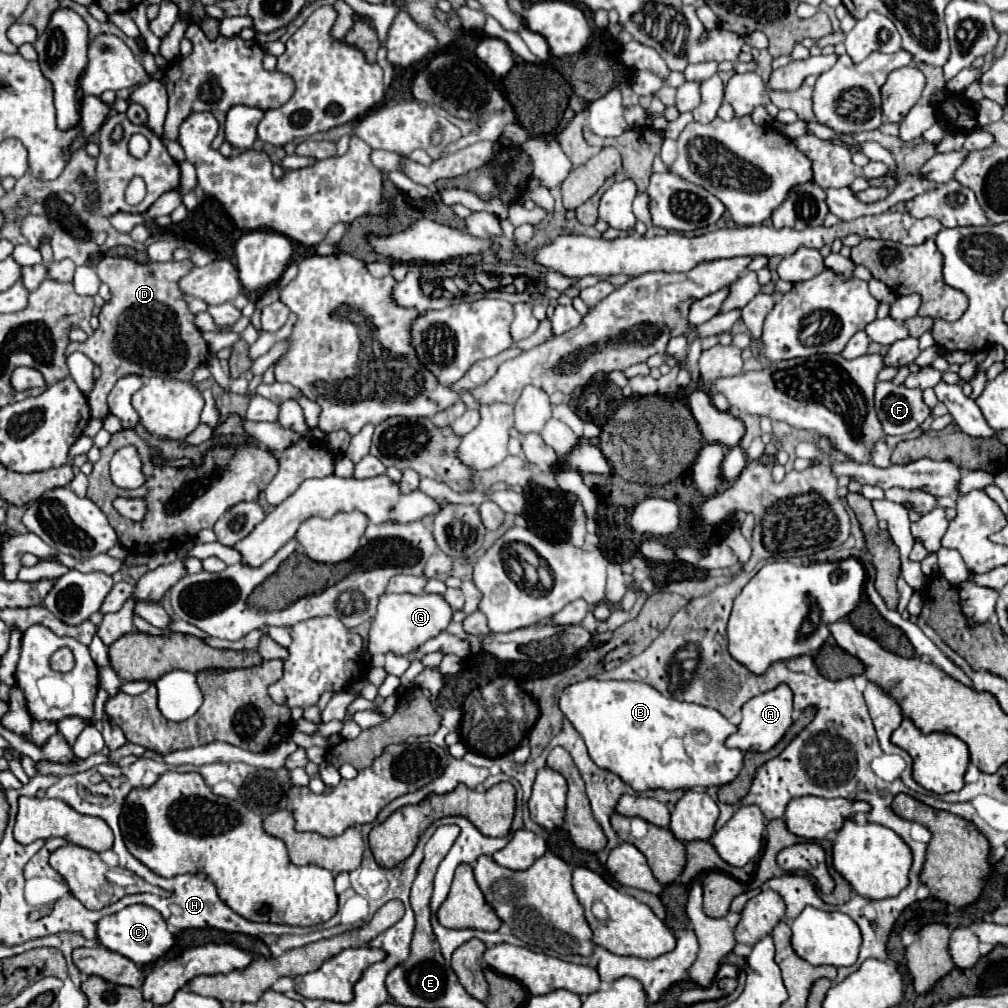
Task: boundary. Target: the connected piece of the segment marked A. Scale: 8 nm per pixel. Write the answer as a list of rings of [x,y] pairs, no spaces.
[[[779,684],[777,688],[763,692],[755,698],[751,698],[749,702],[745,702],[741,714],[743,714],[743,720],[741,720],[737,732],[731,734],[725,740],[725,744],[729,748],[739,748],[741,752],[747,752],[747,750],[767,752],[783,738],[787,728],[793,724],[793,718],[791,718],[791,714],[793,714],[793,694],[791,694],[787,684]]]

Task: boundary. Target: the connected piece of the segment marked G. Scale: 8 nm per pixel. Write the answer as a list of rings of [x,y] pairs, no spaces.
[[[385,592],[379,598],[379,606],[377,606],[377,614],[371,620],[371,628],[369,628],[369,654],[387,654],[393,652],[397,656],[405,656],[413,650],[417,650],[423,642],[427,642],[429,638],[435,638],[435,634],[443,632],[449,622],[451,622],[451,606],[445,602],[443,596],[439,594],[391,594]]]

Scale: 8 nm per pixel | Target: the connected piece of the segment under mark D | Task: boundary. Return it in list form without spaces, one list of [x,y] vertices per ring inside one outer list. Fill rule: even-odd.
[[[109,256],[97,264],[97,274],[99,274],[101,282],[105,282],[111,288],[113,298],[109,304],[105,304],[101,308],[99,330],[95,330],[95,334],[89,336],[87,342],[83,342],[83,344],[73,342],[69,346],[69,350],[65,352],[66,356],[74,351],[83,352],[103,372],[95,384],[95,390],[89,396],[89,408],[91,408],[93,418],[103,420],[109,414],[107,412],[107,394],[113,388],[113,384],[123,376],[137,374],[137,376],[147,376],[147,378],[149,376],[165,376],[165,378],[173,378],[173,380],[191,380],[193,370],[207,362],[209,348],[207,348],[205,340],[201,338],[199,328],[193,324],[193,314],[187,310],[187,304],[181,298],[181,290],[177,288],[179,278],[185,276],[191,268],[193,268],[191,260],[137,264],[129,258],[109,258]]]

